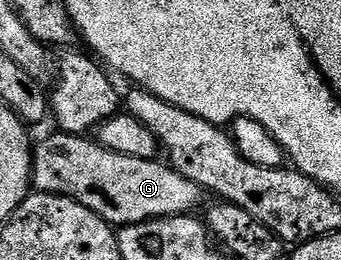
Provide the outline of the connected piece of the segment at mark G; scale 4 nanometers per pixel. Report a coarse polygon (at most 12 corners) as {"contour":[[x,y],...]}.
{"contour":[[56,132],[31,185],[116,228],[188,216],[202,188],[171,165]]}

